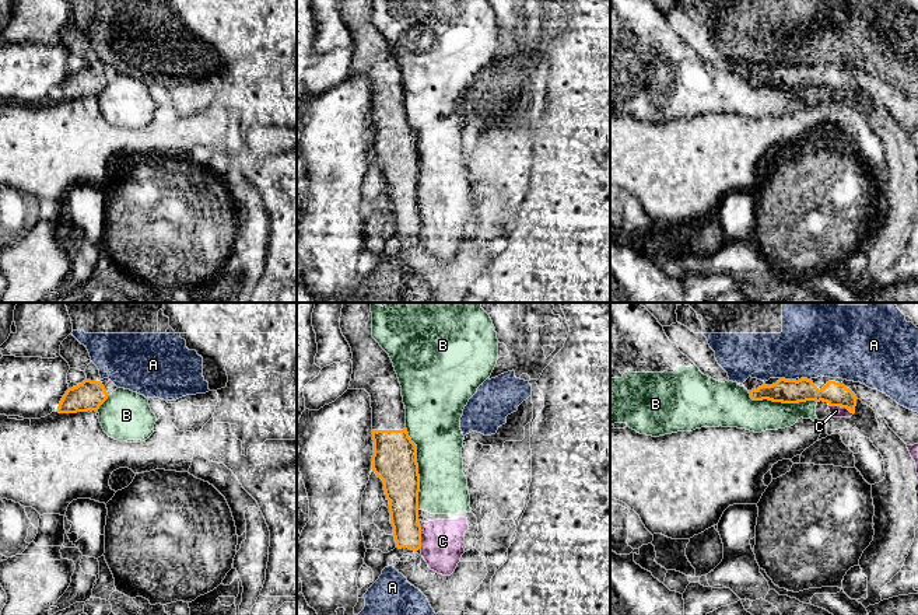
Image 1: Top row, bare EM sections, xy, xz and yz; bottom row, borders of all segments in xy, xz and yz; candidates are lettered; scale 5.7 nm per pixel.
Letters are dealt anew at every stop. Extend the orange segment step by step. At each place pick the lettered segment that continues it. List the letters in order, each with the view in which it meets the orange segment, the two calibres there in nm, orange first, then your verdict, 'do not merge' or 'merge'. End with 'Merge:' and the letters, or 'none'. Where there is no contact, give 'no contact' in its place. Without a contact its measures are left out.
A: meets orange in yz; 140 nm thick on the orange side, 380 nm on the other; do not merge
B: meets orange in xz; 260 nm thick on the orange side, 280 nm on the other; do not merge
C: meets orange in yz; 140 nm thick on the orange side, 60 nm on the other; do not merge
Merge: none

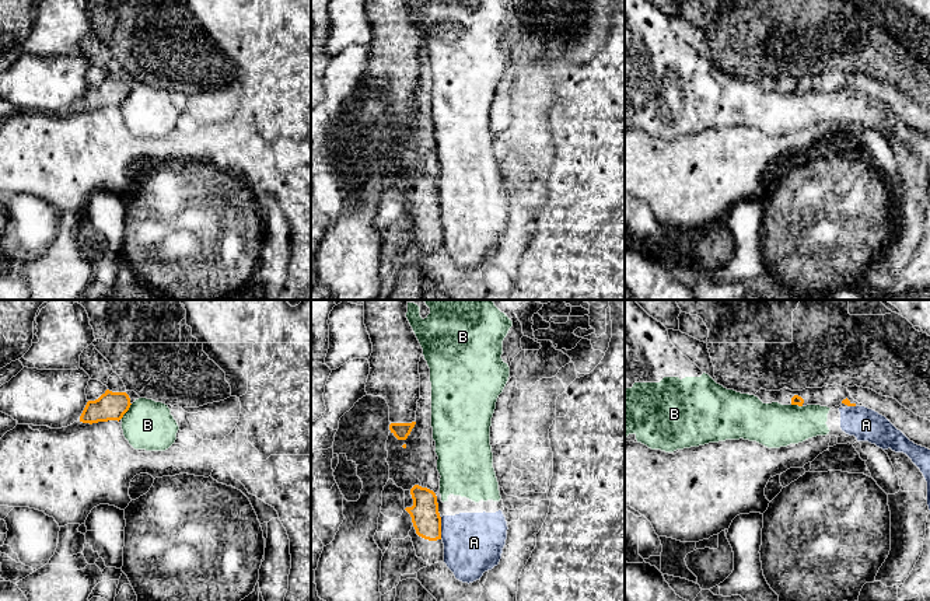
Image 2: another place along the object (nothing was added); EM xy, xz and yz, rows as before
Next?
A: meets orange in xz; 160 nm thick on the orange side, 340 nm on the other; do not merge
B: meets orange in xy; 160 nm thick on the orange side, 280 nm on the other; do not merge
Merge: none

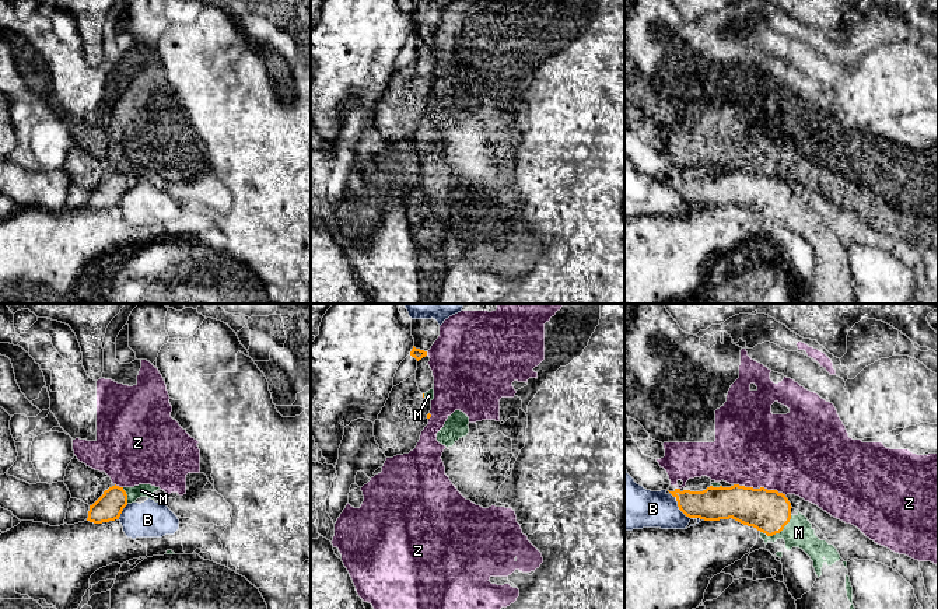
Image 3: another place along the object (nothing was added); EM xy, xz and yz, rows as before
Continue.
B: meets orange in yz; 190 nm thick on the orange side, 220 nm on the other; do not merge
M: meets orange in yz; 240 nm thick on the orange side, 170 nm on the other; merge
Z: meets orange in yz; 240 nm thick on the orange side, 460 nm on the other; do not merge
Merge: M

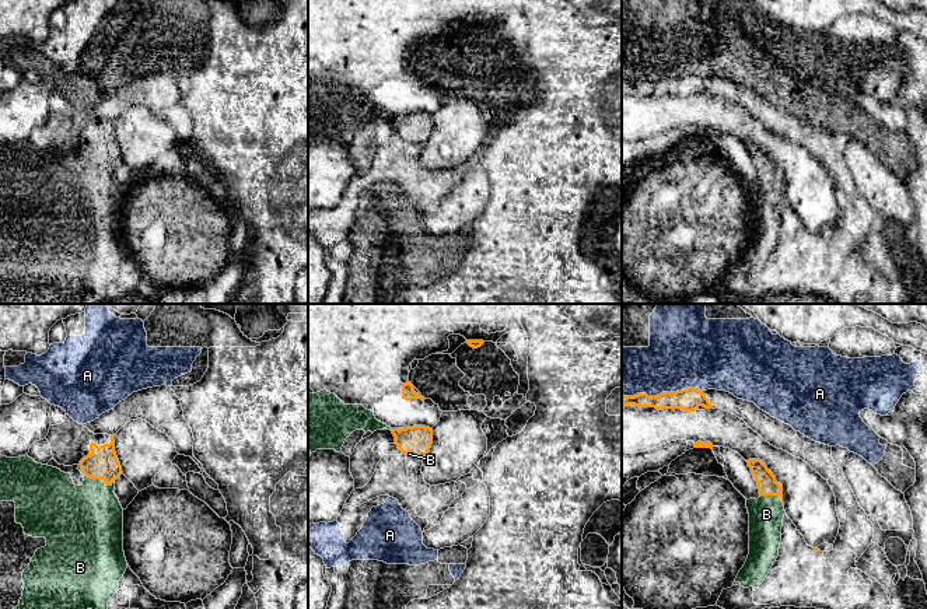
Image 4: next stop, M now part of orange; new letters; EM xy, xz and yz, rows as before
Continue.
A: meets orange in yz; 130 nm thick on the orange side, 380 nm on the other; do not merge
B: meets orange in xy; 180 nm thick on the orange side, 400 nm on the other; merge
Merge: B

